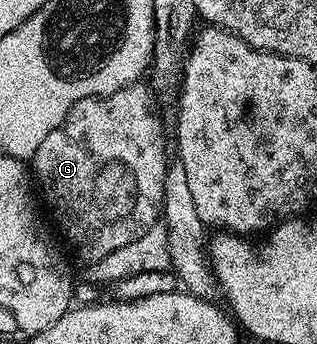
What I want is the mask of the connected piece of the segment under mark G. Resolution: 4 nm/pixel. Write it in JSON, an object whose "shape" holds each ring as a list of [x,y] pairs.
{"shape":[[[144,83],[127,85],[109,97],[87,97],[74,103],[63,123],[42,139],[42,147],[38,147],[30,165],[39,196],[42,201],[44,196],[61,235],[72,244],[81,262],[102,260],[112,251],[146,236],[161,220],[164,180],[170,162],[164,150],[164,125],[159,115],[152,113],[152,93]]]}

